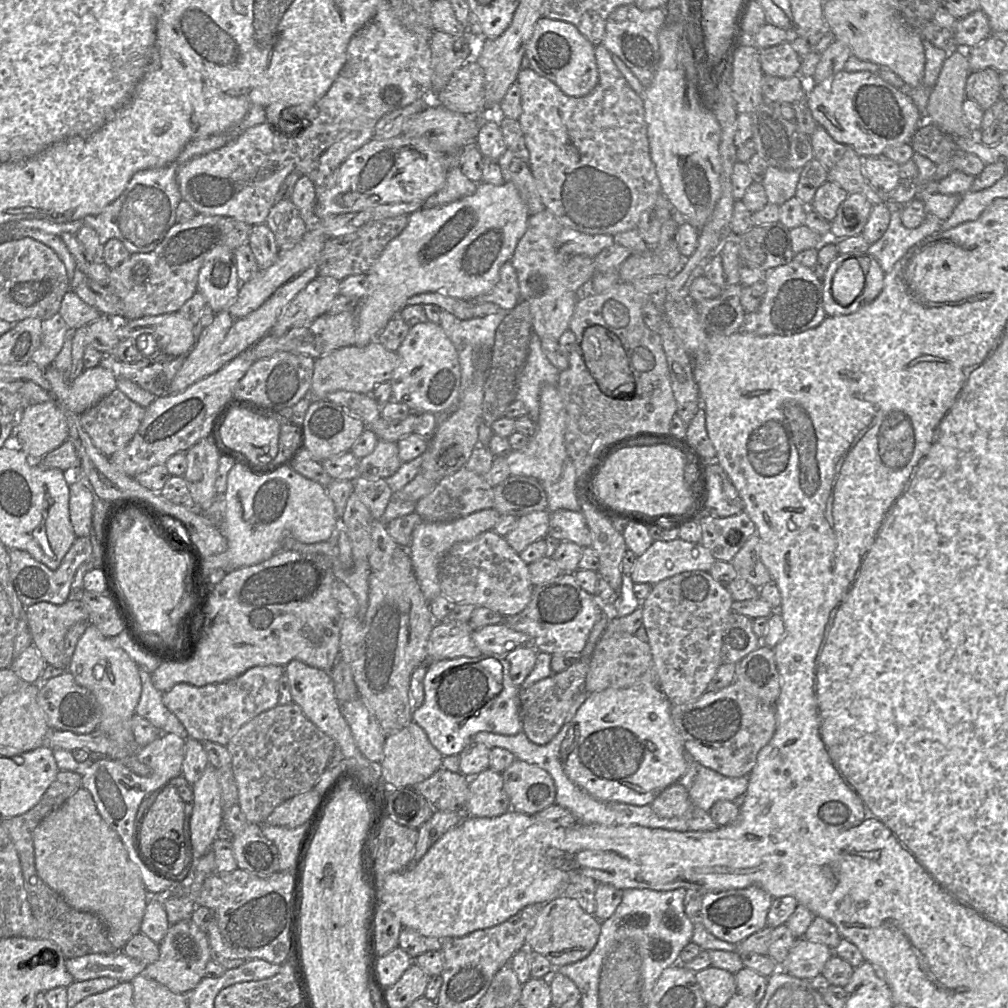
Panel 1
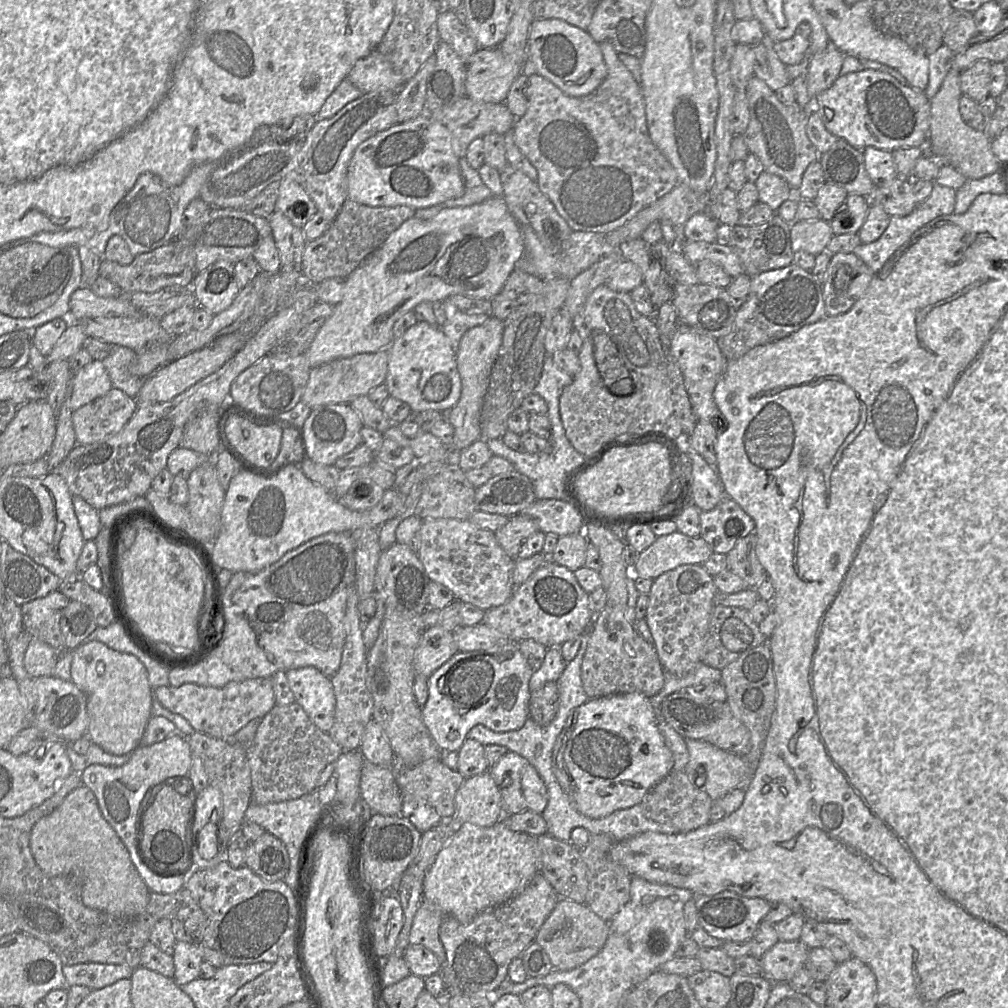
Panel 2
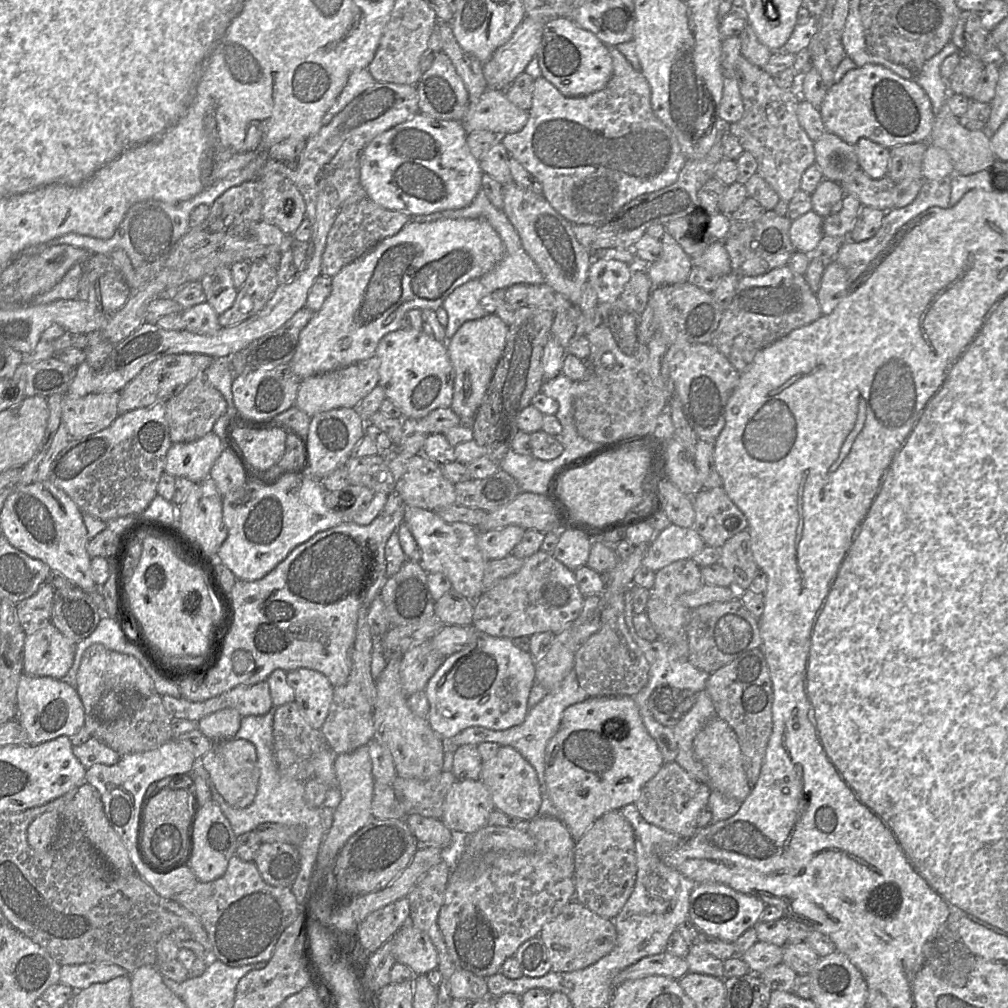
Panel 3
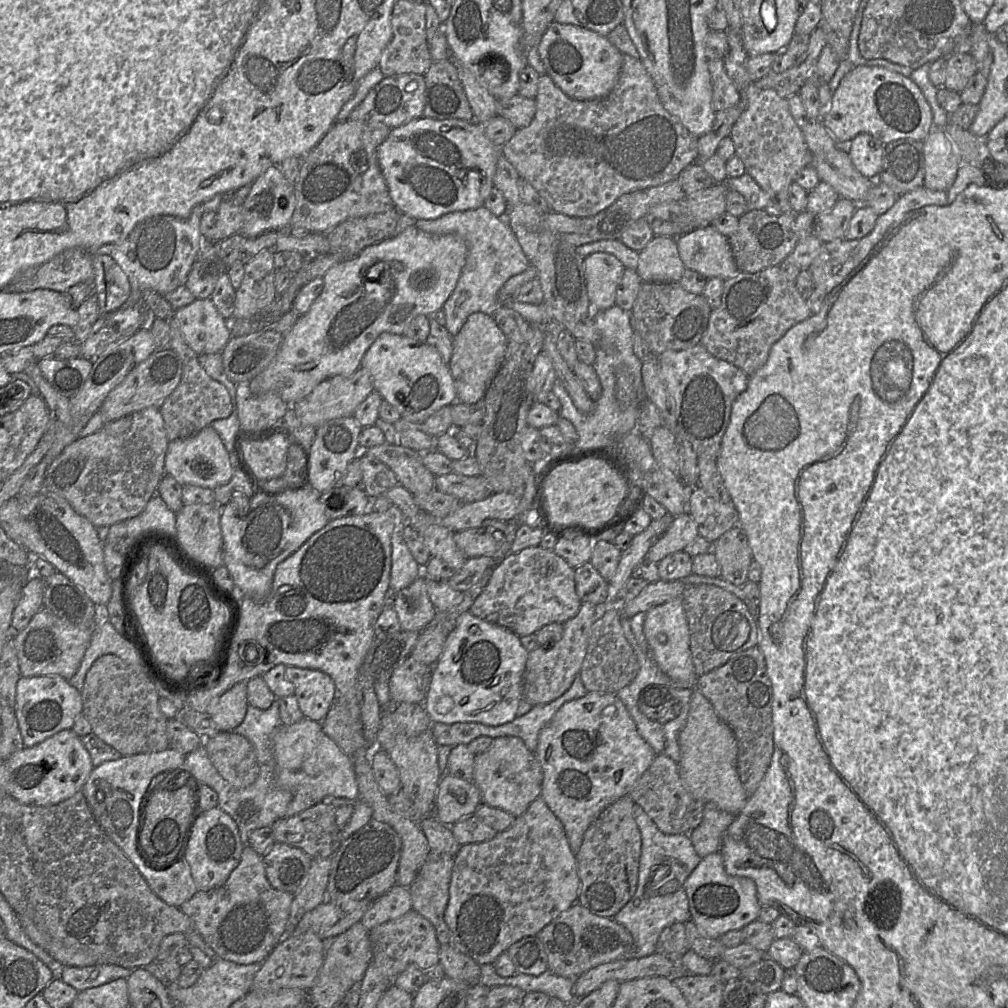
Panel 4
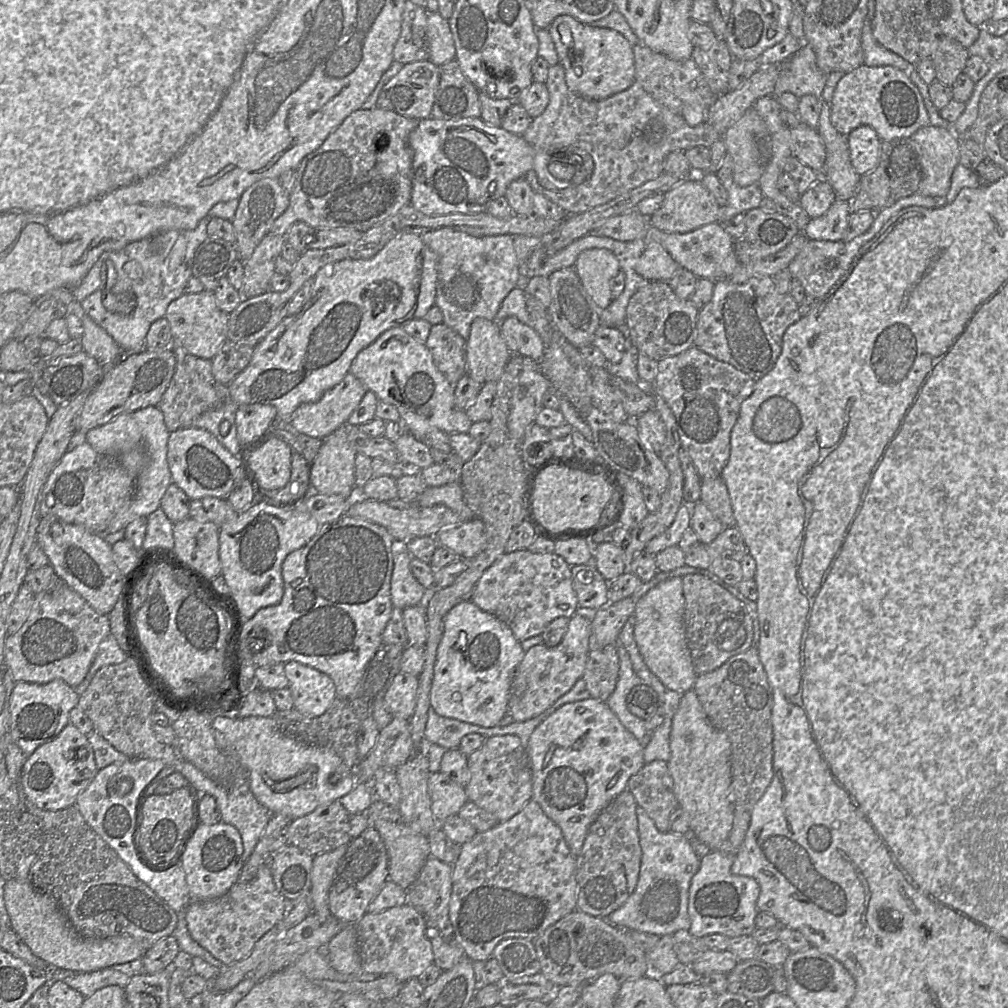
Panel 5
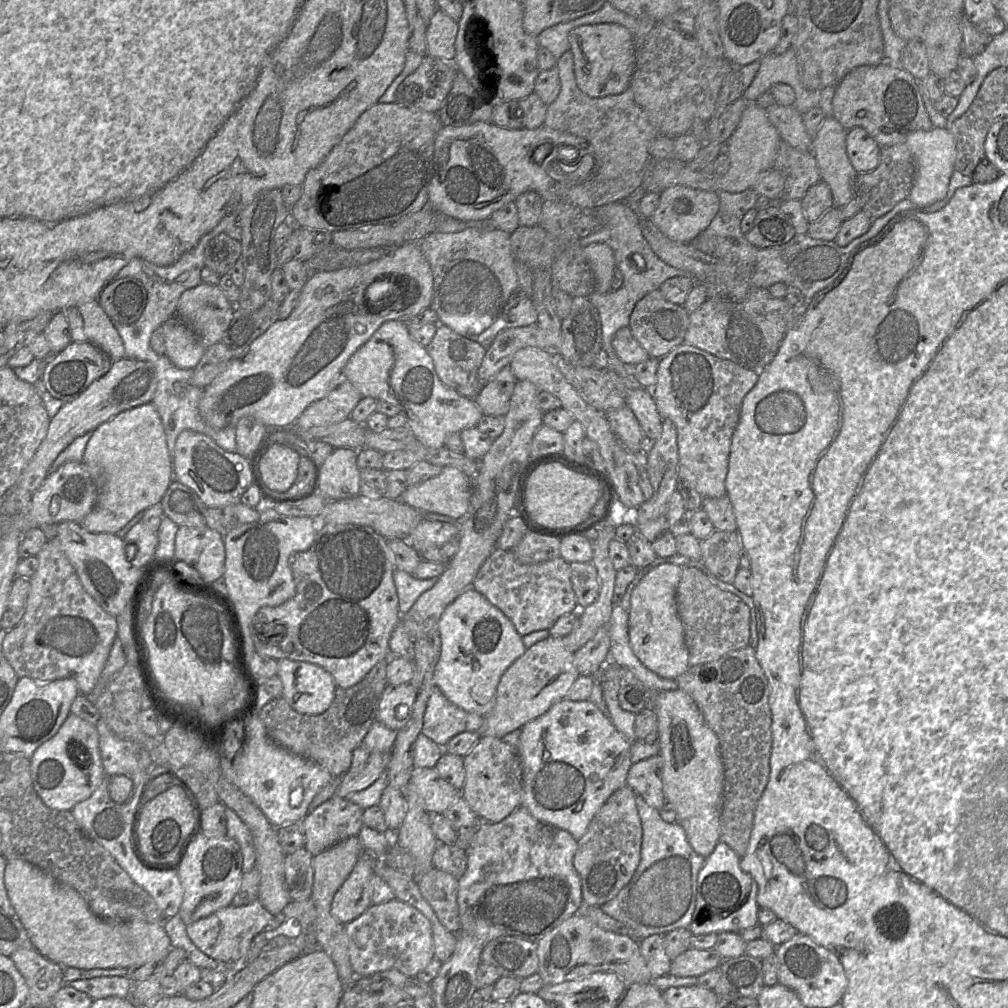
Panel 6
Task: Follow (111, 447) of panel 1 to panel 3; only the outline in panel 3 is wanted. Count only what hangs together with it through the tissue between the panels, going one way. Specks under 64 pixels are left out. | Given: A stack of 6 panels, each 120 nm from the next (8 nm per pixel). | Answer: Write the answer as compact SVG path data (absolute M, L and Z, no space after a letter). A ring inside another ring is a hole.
M120 392L92 393L80 398L64 396L62 421L71 439L81 439L109 427L119 416Z

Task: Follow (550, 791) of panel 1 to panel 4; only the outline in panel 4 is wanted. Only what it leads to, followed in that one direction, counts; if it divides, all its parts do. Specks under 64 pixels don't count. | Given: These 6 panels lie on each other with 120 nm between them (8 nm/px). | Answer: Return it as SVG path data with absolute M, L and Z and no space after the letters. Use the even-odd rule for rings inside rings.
M507 735L494 738L488 749L475 754L472 781L479 789L483 803L517 817L541 795L543 770L535 753L526 747L521 738Z

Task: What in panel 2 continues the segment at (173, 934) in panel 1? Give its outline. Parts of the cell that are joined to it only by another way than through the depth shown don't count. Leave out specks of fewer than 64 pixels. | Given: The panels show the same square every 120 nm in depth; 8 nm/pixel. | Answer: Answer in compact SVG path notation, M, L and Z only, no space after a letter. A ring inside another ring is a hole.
M176 941L172 957L175 966L173 980L178 986L199 978L200 966L204 961L199 943Z

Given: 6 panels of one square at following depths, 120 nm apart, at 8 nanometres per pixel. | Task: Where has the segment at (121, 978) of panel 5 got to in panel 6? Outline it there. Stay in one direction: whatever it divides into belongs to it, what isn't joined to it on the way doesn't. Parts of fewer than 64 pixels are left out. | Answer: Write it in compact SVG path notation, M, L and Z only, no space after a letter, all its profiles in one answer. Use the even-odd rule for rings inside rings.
M103 976L73 980L67 985L84 992L94 1001L107 997L129 998L133 983L126 977Z

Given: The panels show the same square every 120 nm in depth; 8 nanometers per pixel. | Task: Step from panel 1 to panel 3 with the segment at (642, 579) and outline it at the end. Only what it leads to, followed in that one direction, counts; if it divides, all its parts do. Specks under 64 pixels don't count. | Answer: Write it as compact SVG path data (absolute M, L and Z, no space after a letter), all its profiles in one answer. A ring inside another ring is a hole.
M670 524L655 534L642 560L642 566L657 572L669 564L692 559L706 546L702 537L693 528Z

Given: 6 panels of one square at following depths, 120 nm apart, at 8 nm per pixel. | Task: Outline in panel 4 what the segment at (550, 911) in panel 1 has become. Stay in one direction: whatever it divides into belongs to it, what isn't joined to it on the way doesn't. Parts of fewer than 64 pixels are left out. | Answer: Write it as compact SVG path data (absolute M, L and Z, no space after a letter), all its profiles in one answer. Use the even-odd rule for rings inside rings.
M578 901L547 924L538 935L547 955L548 969L565 978L575 979L604 963L636 958L629 931L613 918L598 916Z

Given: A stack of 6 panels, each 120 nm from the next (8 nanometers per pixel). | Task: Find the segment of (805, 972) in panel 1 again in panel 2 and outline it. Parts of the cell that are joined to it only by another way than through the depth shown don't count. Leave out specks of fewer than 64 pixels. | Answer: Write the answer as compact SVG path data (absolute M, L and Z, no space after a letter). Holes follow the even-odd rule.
M779 941L760 959L763 976L773 983L787 983L799 970L804 969L809 951L810 949L801 941Z

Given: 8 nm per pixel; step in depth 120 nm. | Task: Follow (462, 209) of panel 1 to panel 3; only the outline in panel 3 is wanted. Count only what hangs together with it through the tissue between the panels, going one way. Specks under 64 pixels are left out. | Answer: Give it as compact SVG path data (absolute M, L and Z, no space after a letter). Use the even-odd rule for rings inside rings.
M440 219L428 223L418 223L411 220L397 234L385 238L332 277L331 293L321 309L314 313L308 324L301 330L295 353L288 365L293 374L298 379L303 380L309 376L336 370L374 356L379 341L386 334L401 329L401 321L407 311L411 309L436 311L456 288L490 271L500 261L503 253L504 246L500 236L484 219Z

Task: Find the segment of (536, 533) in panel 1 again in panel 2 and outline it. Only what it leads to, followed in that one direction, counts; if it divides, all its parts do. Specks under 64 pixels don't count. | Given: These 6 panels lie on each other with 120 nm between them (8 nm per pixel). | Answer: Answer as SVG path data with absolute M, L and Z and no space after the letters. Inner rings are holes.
M517 514L511 516L503 527L494 532L494 535L505 553L517 558L522 543L536 531L538 525L534 520Z

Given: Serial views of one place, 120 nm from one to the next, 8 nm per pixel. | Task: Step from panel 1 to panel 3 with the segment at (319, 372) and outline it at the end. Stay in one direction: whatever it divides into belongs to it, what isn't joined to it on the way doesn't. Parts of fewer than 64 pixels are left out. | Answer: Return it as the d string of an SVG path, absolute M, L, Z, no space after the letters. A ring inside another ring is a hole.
M374 355L336 370L309 376L300 382L295 406L310 417L337 408L357 408L361 400L378 385L379 364Z

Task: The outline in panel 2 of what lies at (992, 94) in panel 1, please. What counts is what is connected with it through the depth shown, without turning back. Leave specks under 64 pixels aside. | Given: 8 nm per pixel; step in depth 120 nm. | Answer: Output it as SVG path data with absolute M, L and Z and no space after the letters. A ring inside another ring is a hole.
M979 60L961 72L960 87L964 96L980 103L989 97L991 63Z

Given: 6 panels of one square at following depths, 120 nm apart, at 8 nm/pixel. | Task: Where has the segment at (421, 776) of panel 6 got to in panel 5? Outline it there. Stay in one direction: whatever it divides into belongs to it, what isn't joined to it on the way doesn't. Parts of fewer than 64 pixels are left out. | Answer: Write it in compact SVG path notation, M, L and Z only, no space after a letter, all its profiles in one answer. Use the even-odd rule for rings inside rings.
M441 772L430 774L428 792L432 813L438 824L447 817L456 815L468 801L465 788Z

